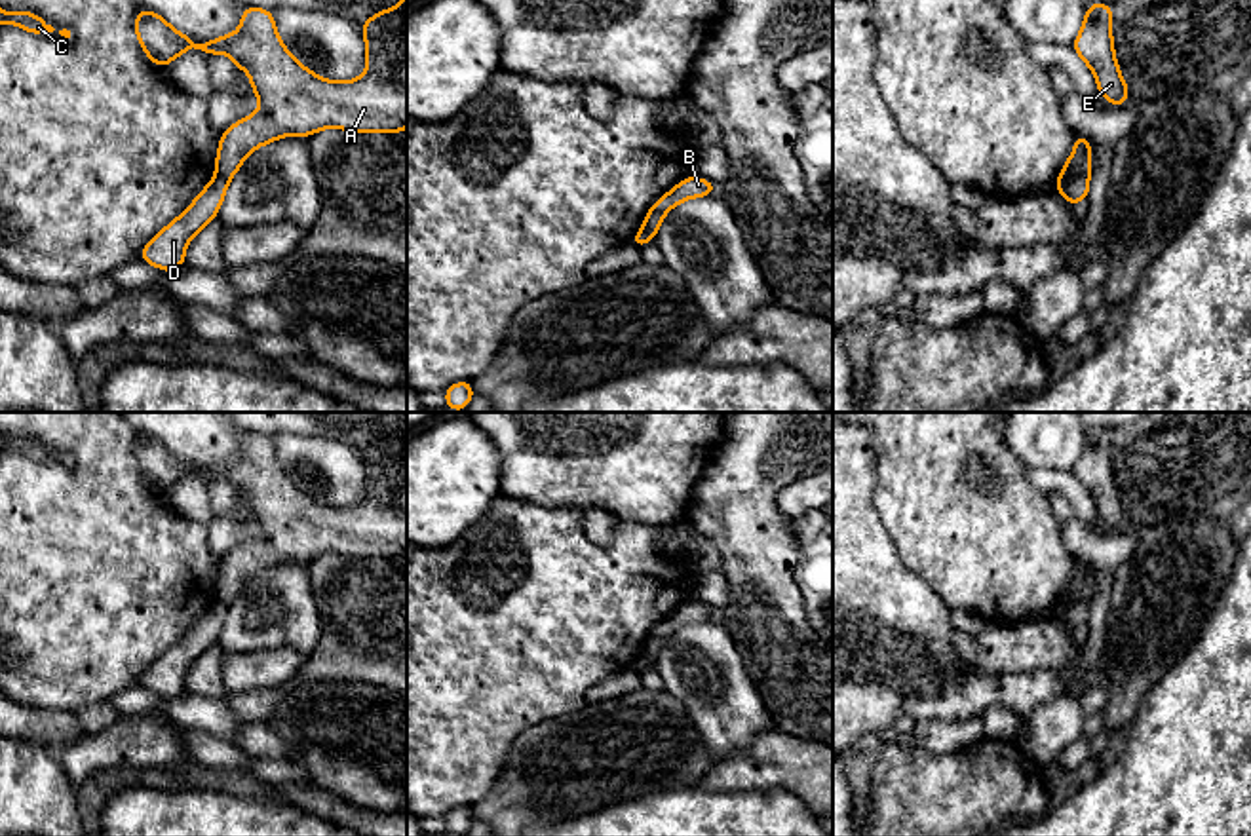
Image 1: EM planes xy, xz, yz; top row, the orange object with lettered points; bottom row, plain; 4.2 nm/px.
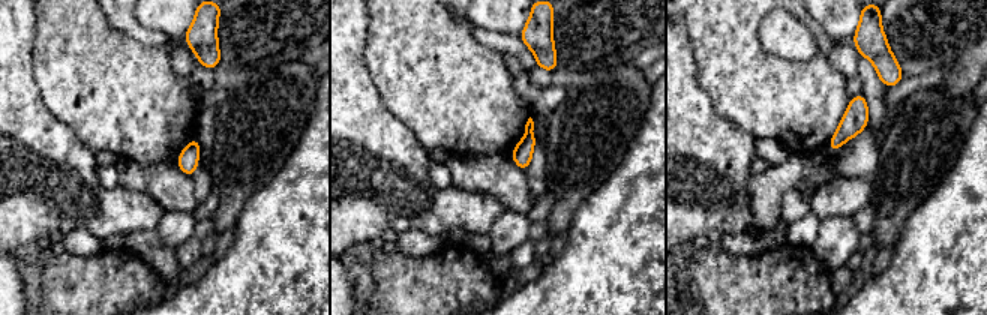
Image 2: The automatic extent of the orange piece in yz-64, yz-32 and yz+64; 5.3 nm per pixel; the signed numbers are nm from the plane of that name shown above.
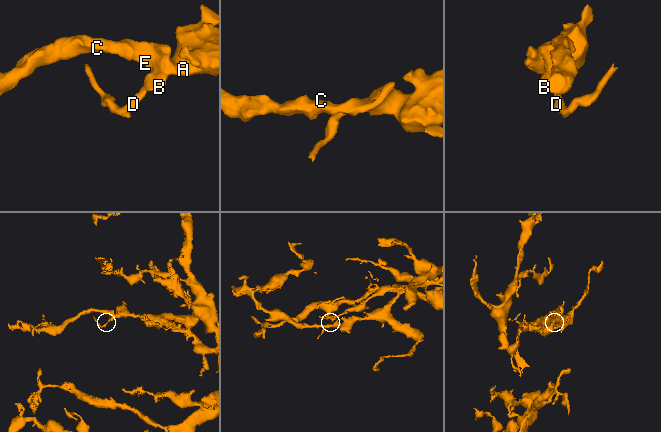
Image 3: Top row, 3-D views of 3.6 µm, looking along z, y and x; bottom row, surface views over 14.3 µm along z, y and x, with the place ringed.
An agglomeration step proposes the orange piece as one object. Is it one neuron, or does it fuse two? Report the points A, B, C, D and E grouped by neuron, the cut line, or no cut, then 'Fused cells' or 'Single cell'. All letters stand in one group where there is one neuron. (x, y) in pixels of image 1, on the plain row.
Groups: A B C D E. No split. Single cell

